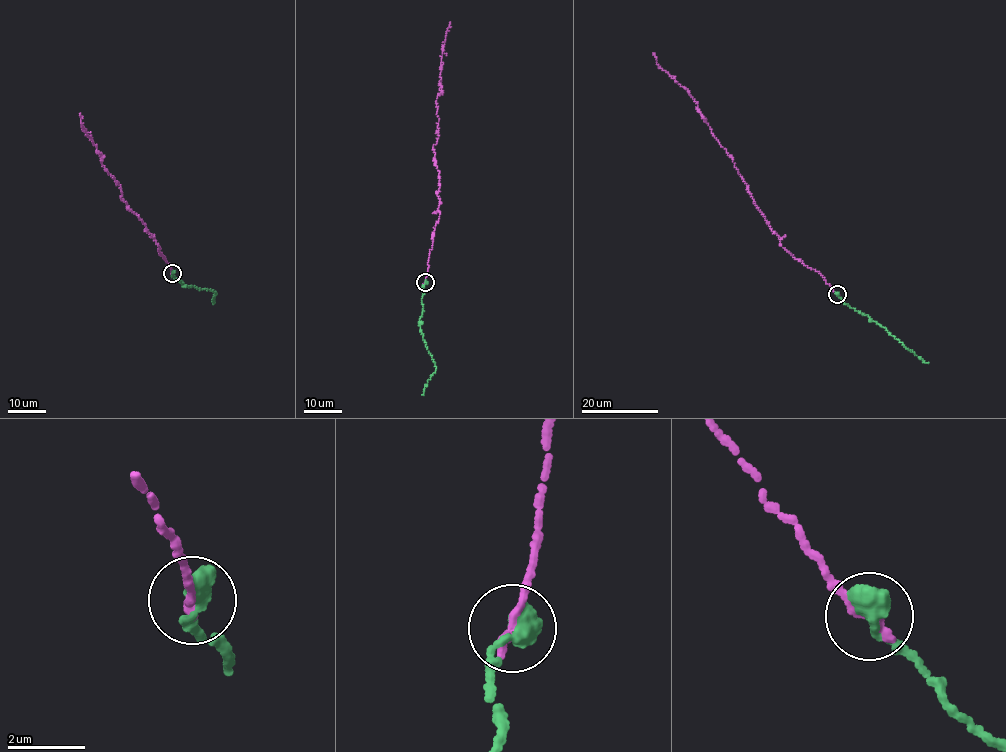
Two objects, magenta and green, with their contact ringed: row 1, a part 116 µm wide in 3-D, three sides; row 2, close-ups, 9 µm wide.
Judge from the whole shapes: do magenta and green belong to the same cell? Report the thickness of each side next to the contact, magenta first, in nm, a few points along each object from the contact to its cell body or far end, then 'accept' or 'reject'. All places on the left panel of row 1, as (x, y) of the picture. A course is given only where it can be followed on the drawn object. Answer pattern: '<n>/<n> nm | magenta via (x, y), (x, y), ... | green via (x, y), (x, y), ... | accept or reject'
300/650 nm | magenta via (172, 273), (146, 226), (120, 197), (120, 185), (105, 169), (79, 114) | green via (172, 273), (185, 285), (215, 291), (213, 302) | accept

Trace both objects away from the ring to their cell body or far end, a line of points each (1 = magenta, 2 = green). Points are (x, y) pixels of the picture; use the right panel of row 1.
1: (837, 294), (819, 273), (805, 266), (781, 245), (698, 105), (656, 63), (653, 53)
2: (837, 294), (849, 306), (886, 328), (906, 348), (928, 362)

